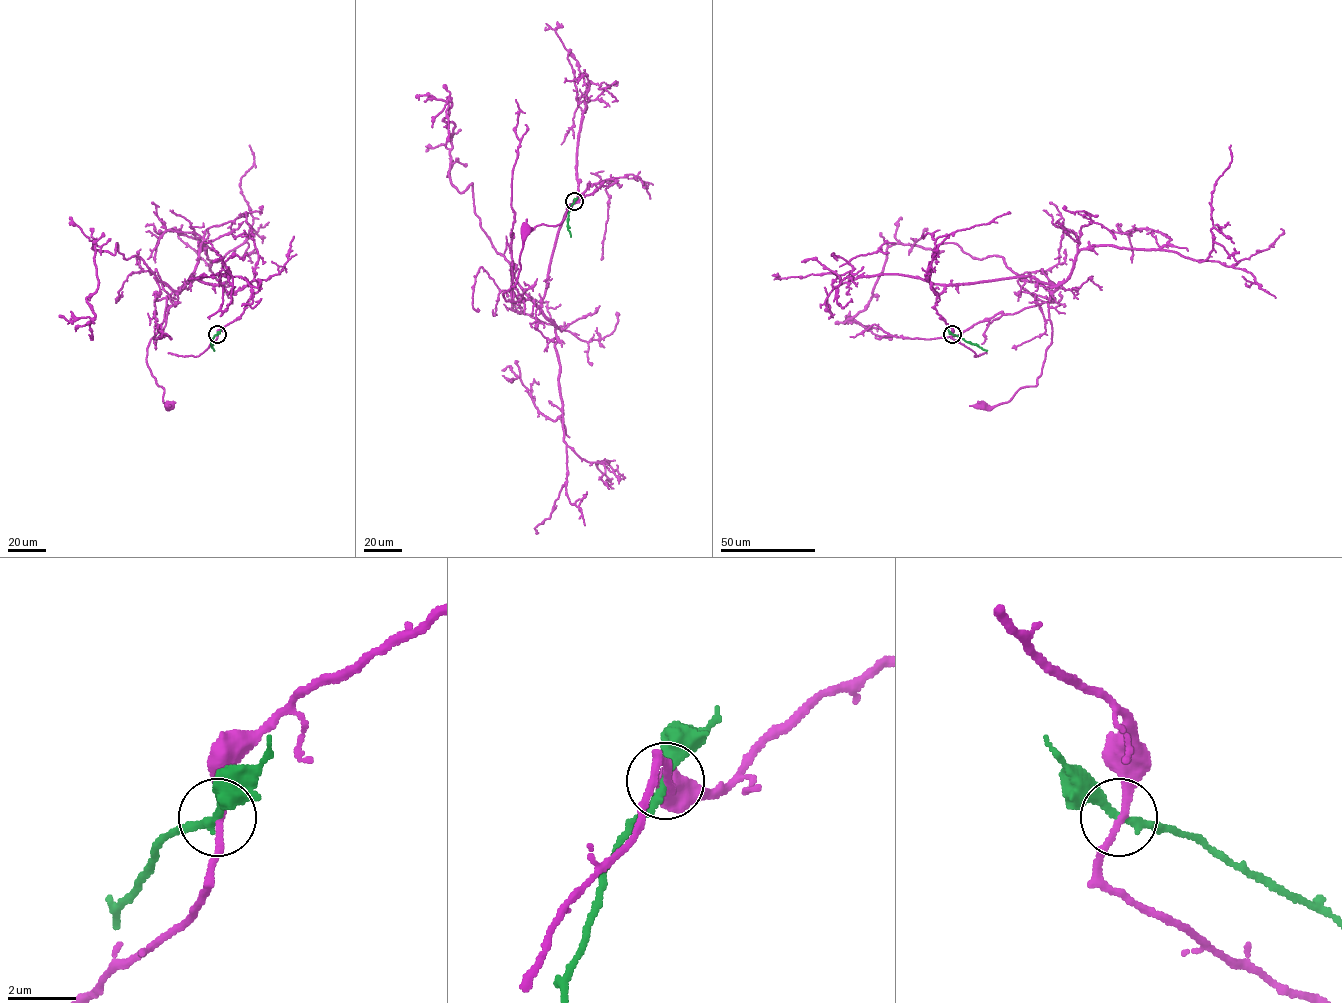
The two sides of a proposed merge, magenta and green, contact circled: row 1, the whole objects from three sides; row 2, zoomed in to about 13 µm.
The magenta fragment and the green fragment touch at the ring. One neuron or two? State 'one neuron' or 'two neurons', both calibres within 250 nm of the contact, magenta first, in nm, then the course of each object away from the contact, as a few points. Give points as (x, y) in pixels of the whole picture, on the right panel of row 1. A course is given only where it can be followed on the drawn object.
two neurons; 200 nm thick on the magenta side, 240 nm on the other; magenta runs (952, 334), (929, 280), (938, 293), (1018, 277), (1056, 286), (1037, 384), (982, 404); green runs (952, 334), (987, 350)

